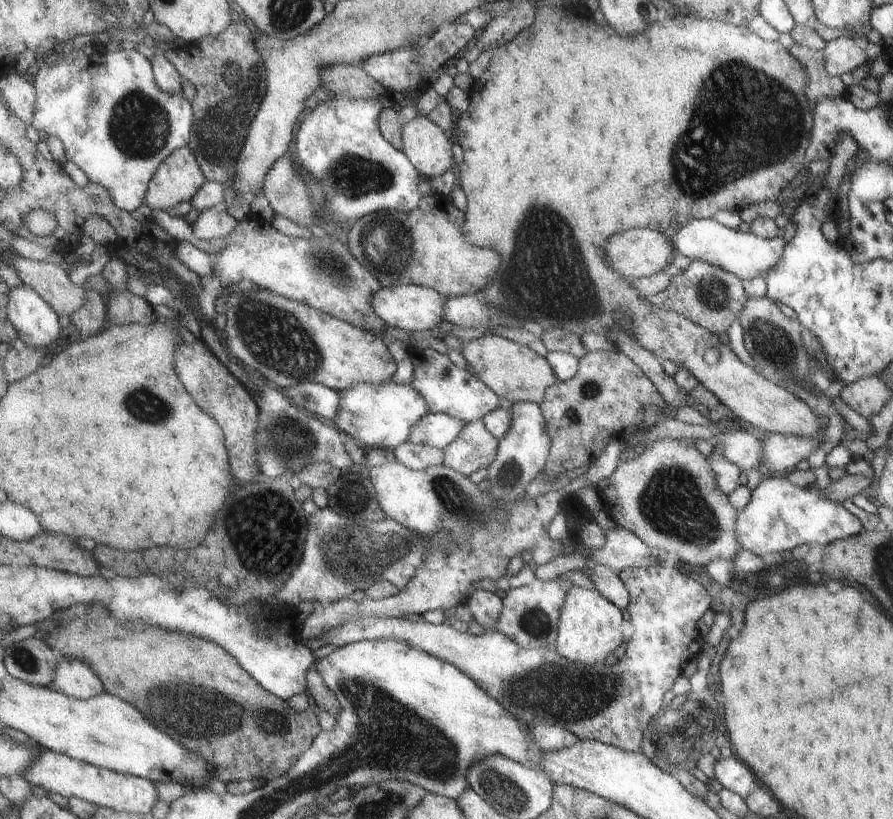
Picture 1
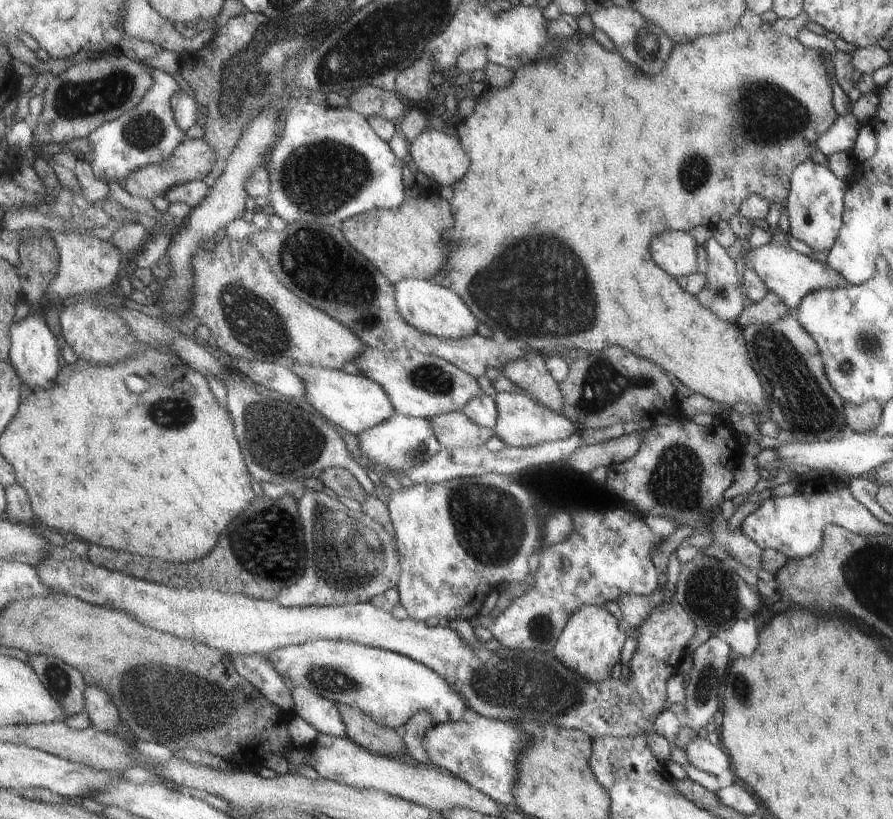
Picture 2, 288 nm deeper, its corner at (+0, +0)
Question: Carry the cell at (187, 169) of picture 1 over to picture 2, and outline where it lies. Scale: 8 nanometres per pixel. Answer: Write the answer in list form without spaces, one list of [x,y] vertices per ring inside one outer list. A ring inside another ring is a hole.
[[[185,140],[169,160],[157,164],[157,166],[145,166],[143,170],[135,172],[131,178],[125,180],[125,190],[131,196],[137,198],[147,198],[149,202],[153,202],[155,198],[163,198],[167,192],[171,192],[177,186],[183,186],[187,182],[203,182],[203,178],[217,166],[217,154],[213,150],[213,146],[209,146],[209,142],[201,140]]]

